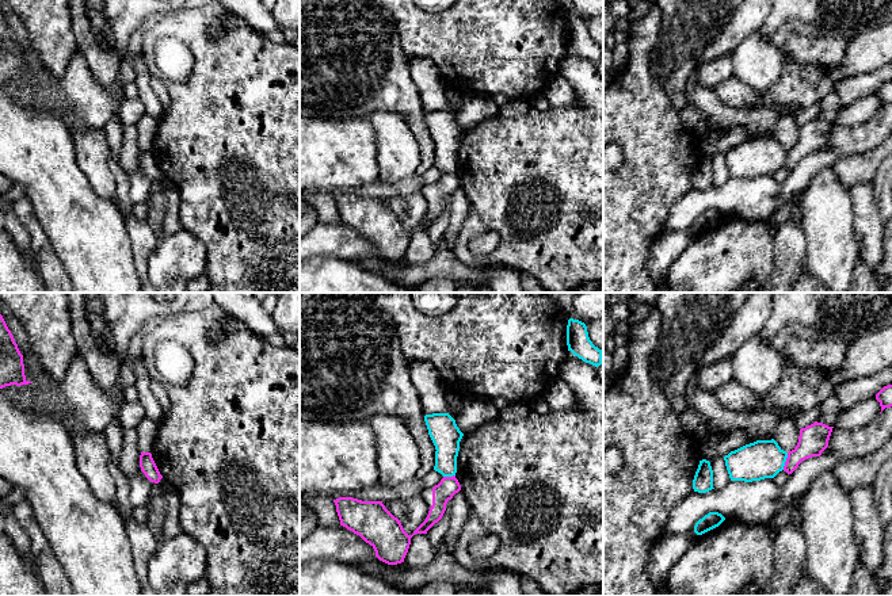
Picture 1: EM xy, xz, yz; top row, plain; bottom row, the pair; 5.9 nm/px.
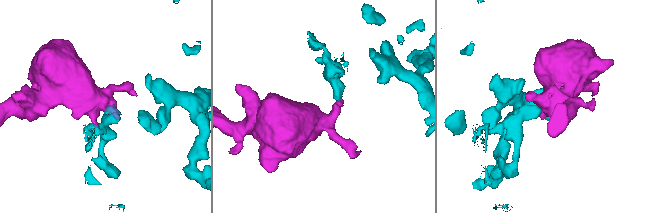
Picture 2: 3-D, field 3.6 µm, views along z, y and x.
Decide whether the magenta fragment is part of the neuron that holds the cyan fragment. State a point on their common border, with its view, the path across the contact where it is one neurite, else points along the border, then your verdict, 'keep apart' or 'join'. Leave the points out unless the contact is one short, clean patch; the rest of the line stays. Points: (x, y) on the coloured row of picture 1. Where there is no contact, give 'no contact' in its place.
yz (785, 461) | along yz (788, 453), (782, 469) | keep apart

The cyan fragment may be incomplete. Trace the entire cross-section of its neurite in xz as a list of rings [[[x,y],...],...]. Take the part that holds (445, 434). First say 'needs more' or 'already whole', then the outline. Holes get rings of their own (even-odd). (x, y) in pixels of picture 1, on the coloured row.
already whole; [[[449,413],[426,414],[424,421],[437,450],[434,470],[443,477],[455,475],[460,442],[464,433]]]

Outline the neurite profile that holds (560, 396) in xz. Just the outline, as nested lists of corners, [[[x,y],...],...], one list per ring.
[[[557,378],[542,397],[552,410],[571,410],[577,408],[572,387],[561,378]]]

